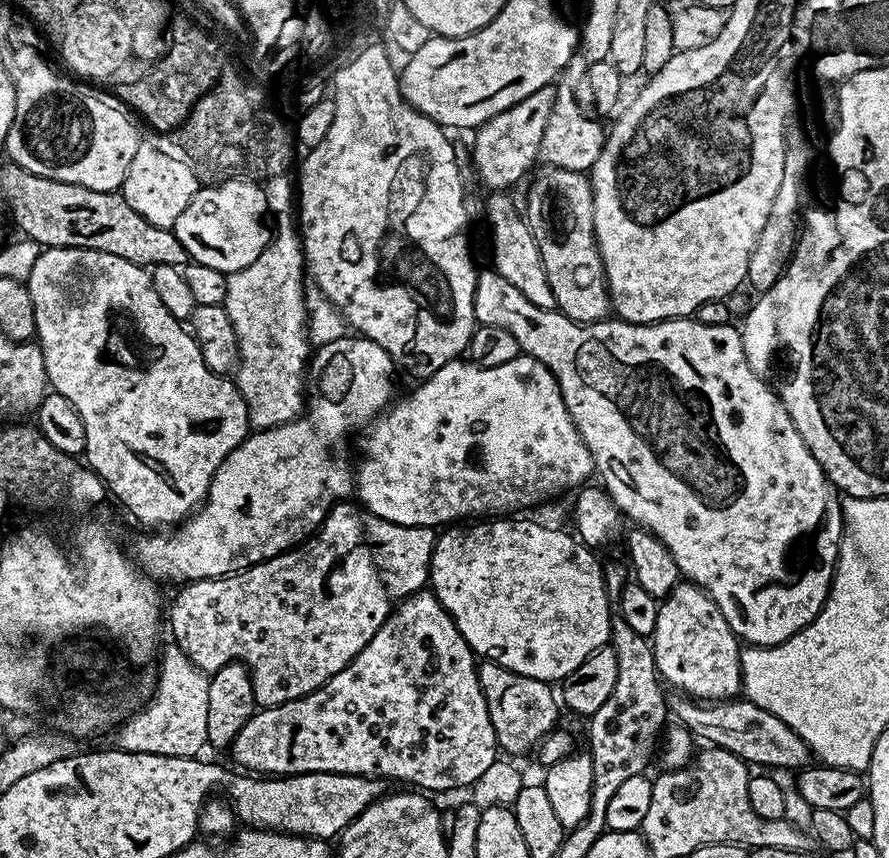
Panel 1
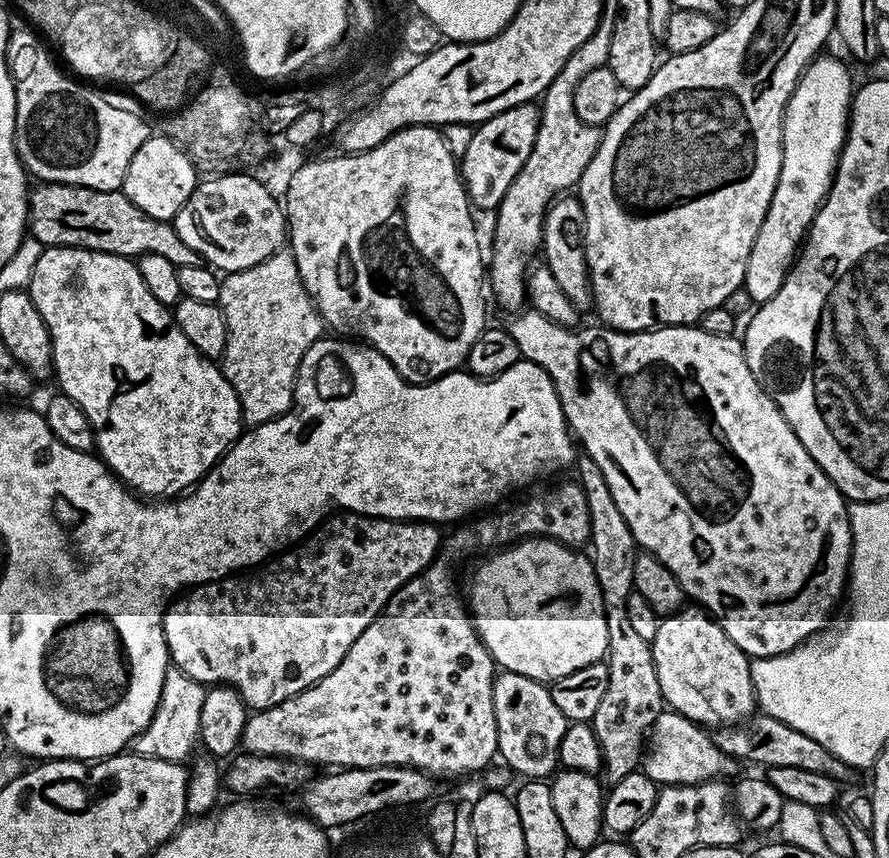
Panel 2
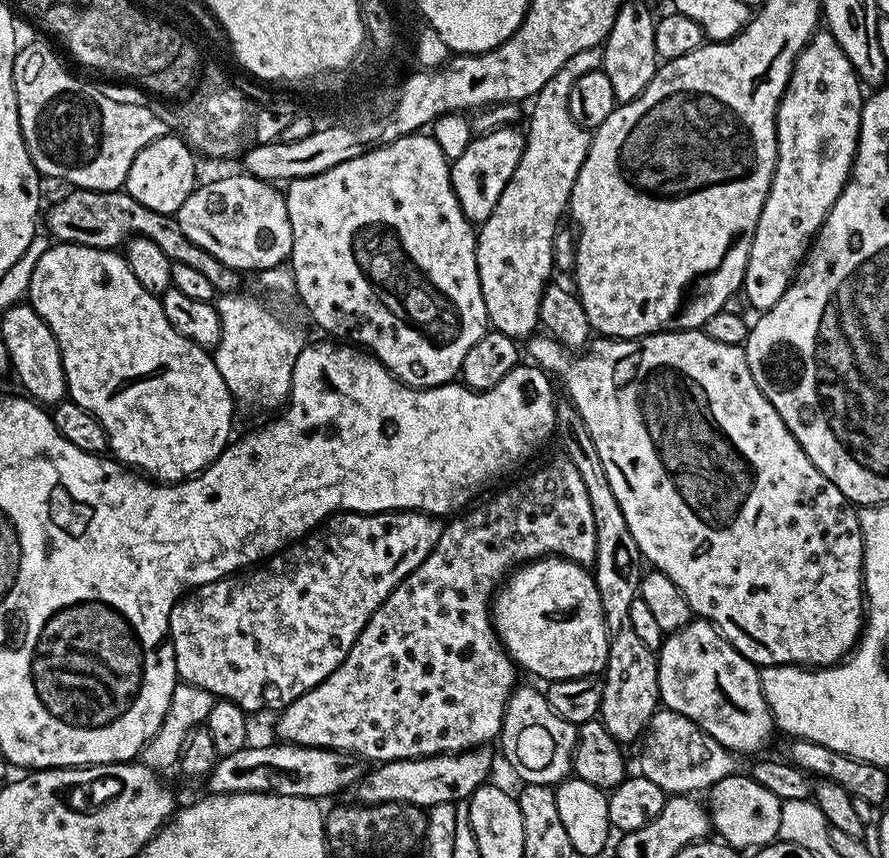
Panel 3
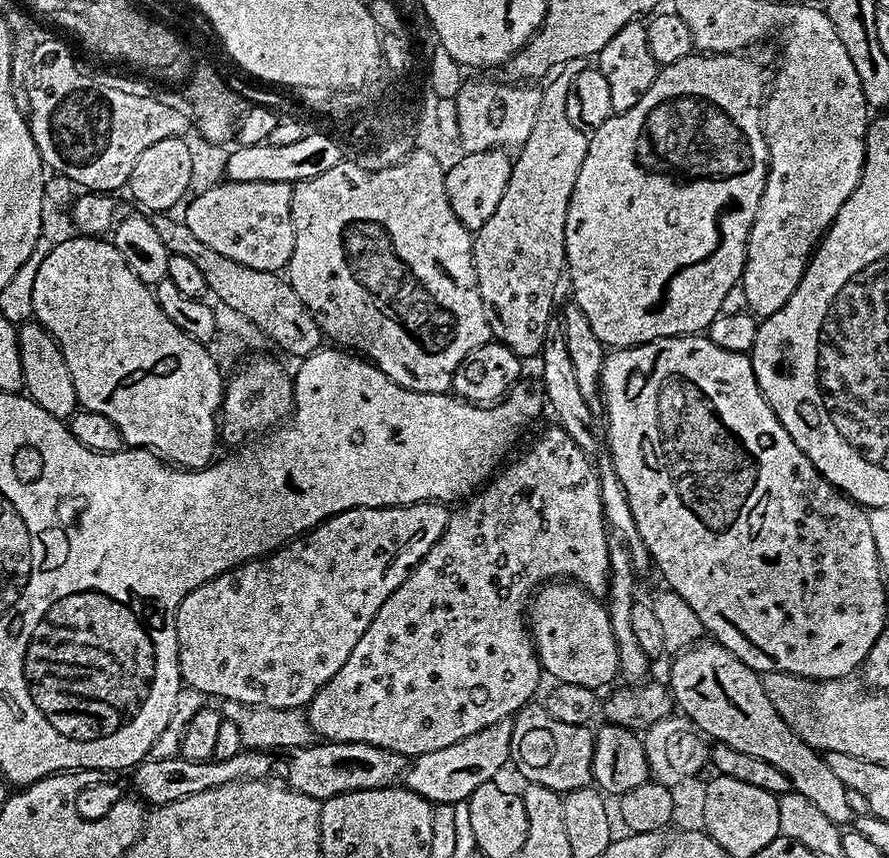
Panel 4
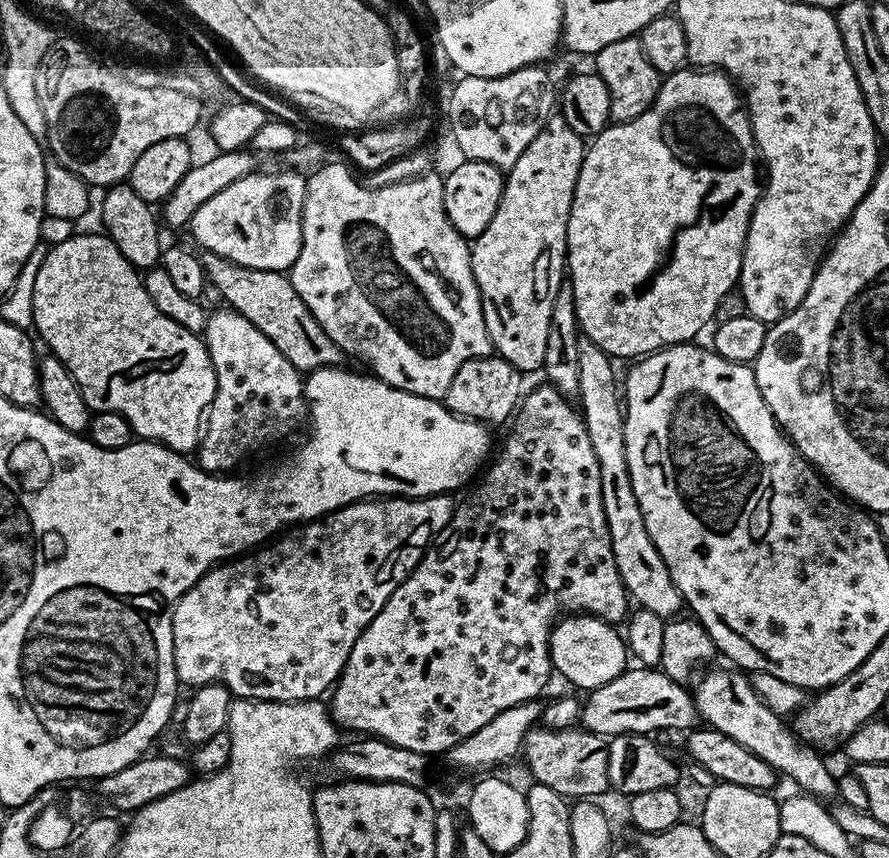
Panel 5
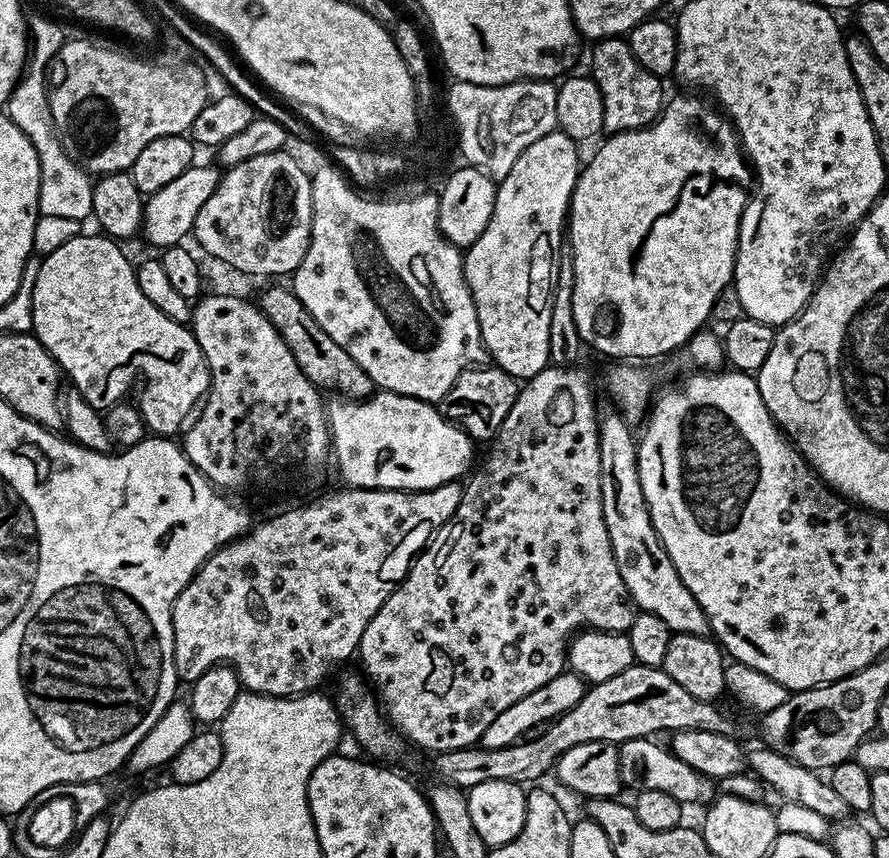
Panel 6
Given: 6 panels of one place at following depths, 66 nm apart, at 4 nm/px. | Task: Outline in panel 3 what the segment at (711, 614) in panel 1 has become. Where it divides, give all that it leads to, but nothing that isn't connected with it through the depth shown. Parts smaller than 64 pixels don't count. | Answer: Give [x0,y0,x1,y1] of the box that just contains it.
[658,618,774,754]

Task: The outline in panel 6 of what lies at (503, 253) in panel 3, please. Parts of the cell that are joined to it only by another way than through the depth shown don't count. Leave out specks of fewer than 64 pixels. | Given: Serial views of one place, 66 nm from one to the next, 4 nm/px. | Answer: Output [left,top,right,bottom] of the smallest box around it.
[463,130,582,382]

